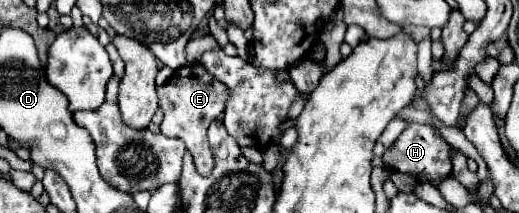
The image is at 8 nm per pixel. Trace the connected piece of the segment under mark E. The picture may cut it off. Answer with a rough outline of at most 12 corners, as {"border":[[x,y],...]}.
{"border":[[201,63],[157,87],[161,133],[183,139],[197,173],[213,163],[207,127],[231,89]]}

